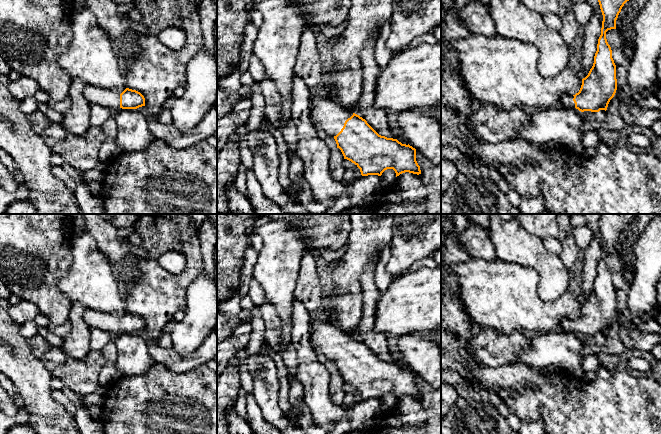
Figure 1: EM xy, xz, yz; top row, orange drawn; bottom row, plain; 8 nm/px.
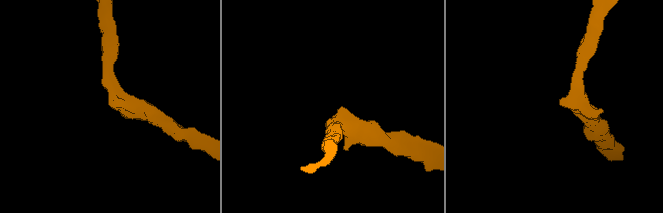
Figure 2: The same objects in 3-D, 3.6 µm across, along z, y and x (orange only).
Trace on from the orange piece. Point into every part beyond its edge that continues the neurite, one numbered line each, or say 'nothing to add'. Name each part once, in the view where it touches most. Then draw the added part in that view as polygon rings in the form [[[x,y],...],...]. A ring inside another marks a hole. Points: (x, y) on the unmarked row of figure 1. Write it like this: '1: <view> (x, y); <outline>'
1: xz (326, 337); [[[311,320],[310,343],[316,354],[321,353],[330,360],[336,360],[353,335],[343,332],[337,323],[327,320]]]

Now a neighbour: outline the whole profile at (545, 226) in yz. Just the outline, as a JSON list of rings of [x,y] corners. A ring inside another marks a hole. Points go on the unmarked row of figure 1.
[[[514,214],[514,218],[530,233],[548,240],[558,238],[558,214]]]

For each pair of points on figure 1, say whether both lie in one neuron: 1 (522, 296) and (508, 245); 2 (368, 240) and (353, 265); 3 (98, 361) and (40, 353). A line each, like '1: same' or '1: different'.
1: different
2: same
3: same

